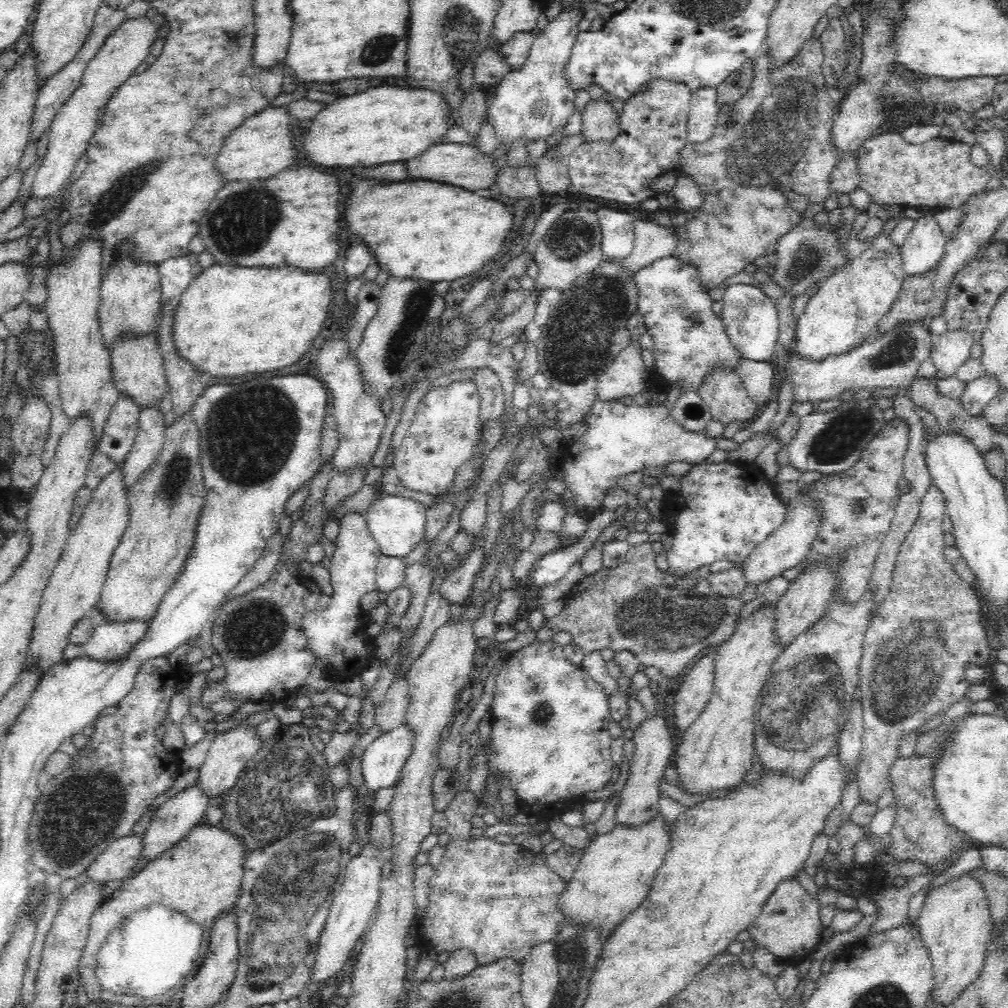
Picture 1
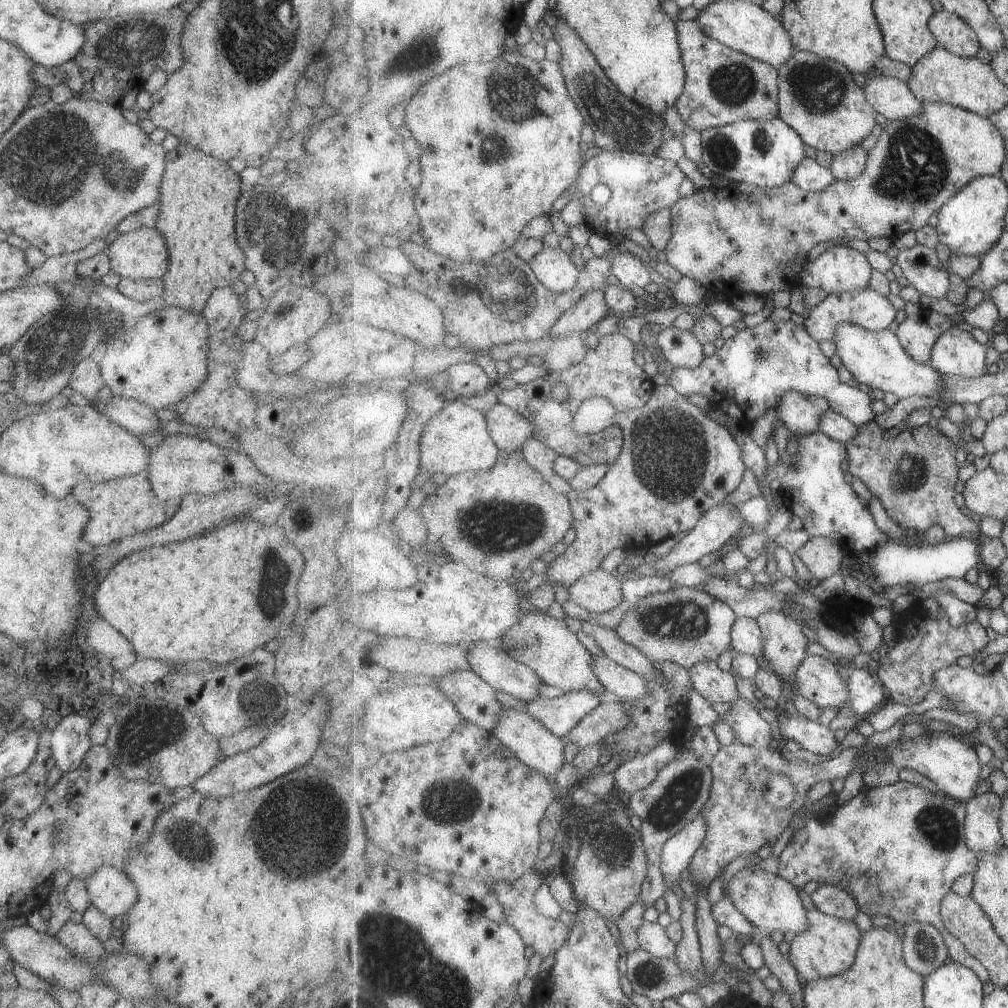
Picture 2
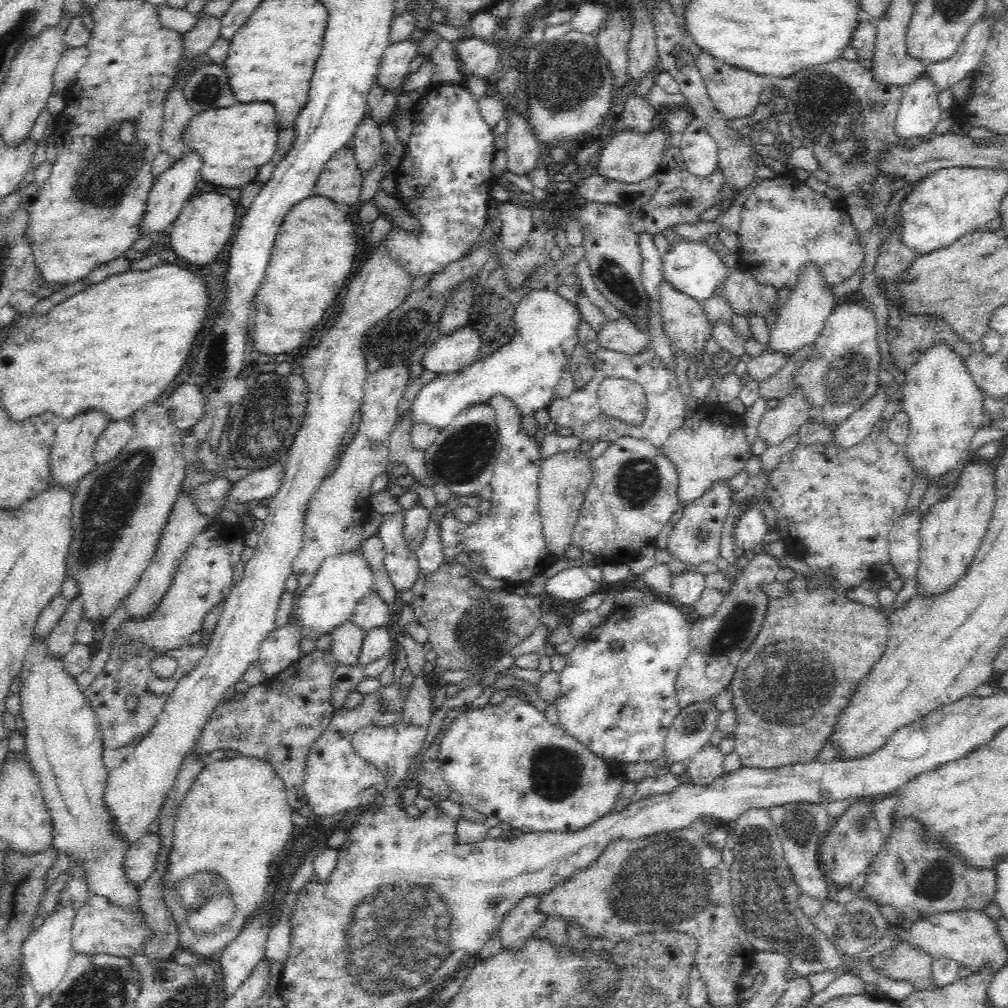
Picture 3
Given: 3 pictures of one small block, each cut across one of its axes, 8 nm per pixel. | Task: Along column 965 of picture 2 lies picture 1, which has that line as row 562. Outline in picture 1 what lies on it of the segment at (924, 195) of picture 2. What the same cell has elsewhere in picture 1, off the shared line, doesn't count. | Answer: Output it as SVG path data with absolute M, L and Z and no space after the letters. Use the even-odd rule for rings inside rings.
M191 411L177 418L165 429L164 444L158 458L152 466L142 473L141 478L126 492L129 504L129 522L120 536L120 543L112 554L104 586L95 609L111 624L128 624L128 622L144 622L150 626L156 618L159 604L168 591L173 589L174 583L184 572L184 565L188 562L192 548L198 518L205 504L207 496L203 484L203 472L199 457L199 430L192 419Z

